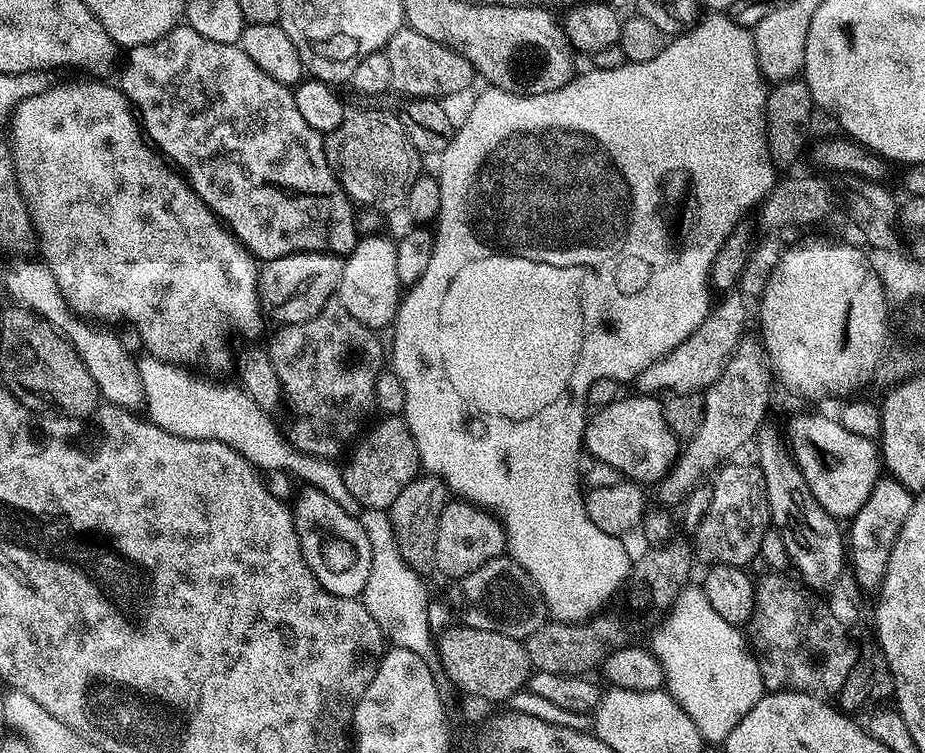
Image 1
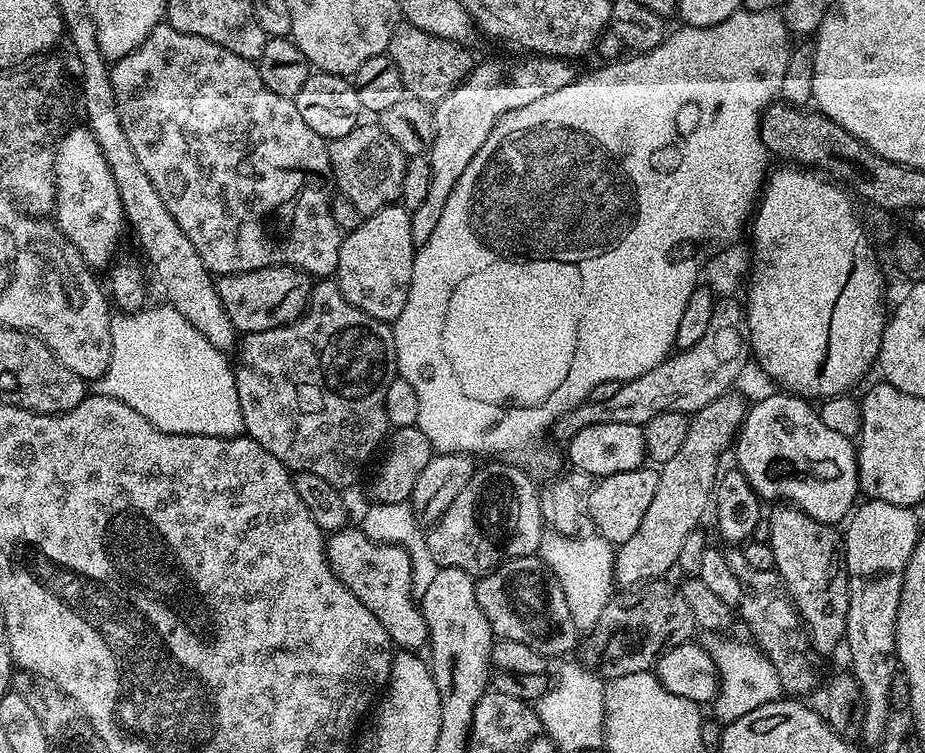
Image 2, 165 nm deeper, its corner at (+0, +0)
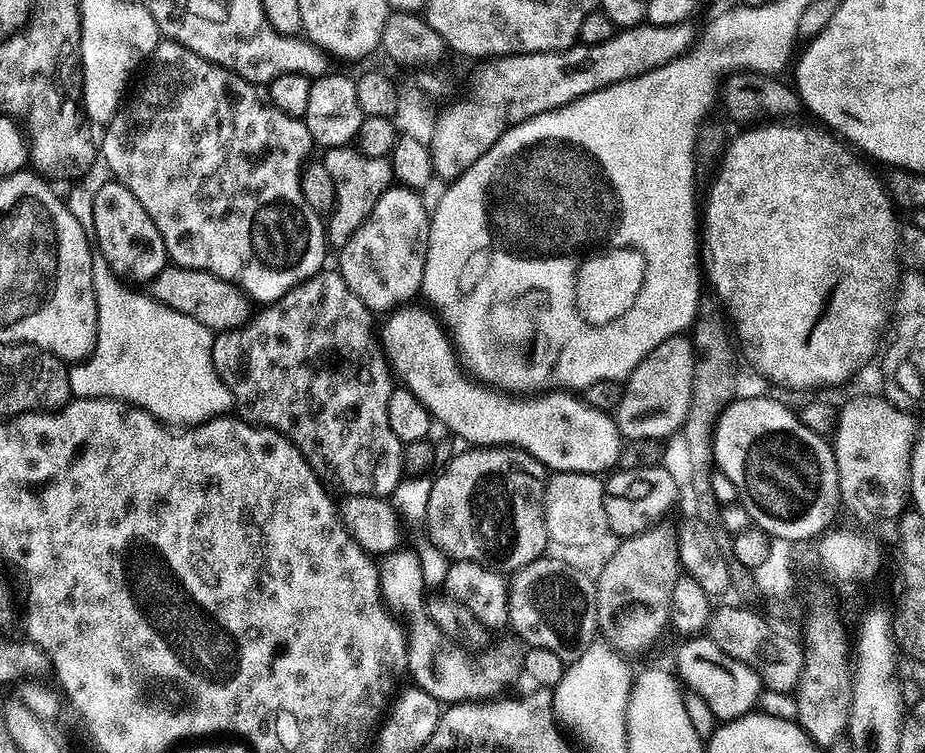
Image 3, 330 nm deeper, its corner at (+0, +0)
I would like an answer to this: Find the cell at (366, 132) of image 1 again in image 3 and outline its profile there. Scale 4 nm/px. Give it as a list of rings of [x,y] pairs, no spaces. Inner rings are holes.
[[[355,146],[330,148],[323,155],[322,162],[331,180],[334,181],[336,195],[336,205],[326,220],[326,235],[329,245],[339,250],[346,246],[354,230],[358,230],[358,226],[366,222],[370,210],[374,210],[374,205],[378,203],[378,198],[382,198],[387,188],[393,187],[392,162],[387,156],[372,158],[362,154]]]

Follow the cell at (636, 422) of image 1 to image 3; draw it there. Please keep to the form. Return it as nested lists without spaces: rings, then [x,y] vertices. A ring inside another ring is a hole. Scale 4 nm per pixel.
[[[401,306],[387,317],[388,320],[384,324],[384,329],[381,327],[378,332],[378,339],[383,347],[384,354],[388,358],[389,365],[394,369],[395,375],[400,376],[402,379],[403,387],[411,390],[416,397],[418,397],[425,406],[428,408],[428,413],[431,414],[433,421],[437,425],[445,424],[450,431],[456,436],[461,436],[465,440],[465,445],[468,446],[515,446],[521,448],[522,451],[531,454],[533,461],[537,465],[543,466],[545,469],[555,472],[586,472],[595,474],[604,474],[609,470],[615,469],[620,462],[620,452],[622,449],[622,435],[619,426],[616,424],[615,419],[609,413],[602,410],[594,410],[589,406],[579,395],[573,394],[568,390],[550,390],[545,394],[537,395],[533,398],[513,398],[511,395],[505,394],[495,387],[485,386],[483,383],[477,382],[475,379],[467,380],[464,377],[464,372],[459,368],[461,365],[458,363],[458,354],[454,349],[452,342],[446,335],[444,326],[440,323],[439,319],[427,307],[412,308],[416,306]]]

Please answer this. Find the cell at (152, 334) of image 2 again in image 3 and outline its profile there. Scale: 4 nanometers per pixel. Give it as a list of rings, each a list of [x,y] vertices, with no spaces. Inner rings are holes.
[[[99,251],[92,254],[92,277],[98,306],[98,334],[94,350],[83,362],[68,368],[72,396],[81,400],[121,400],[133,408],[141,408],[168,426],[204,424],[215,416],[227,416],[233,411],[232,395],[222,378],[214,370],[212,361],[211,328],[202,326],[194,318],[165,304],[159,304],[151,295],[144,296],[111,271],[106,258]]]

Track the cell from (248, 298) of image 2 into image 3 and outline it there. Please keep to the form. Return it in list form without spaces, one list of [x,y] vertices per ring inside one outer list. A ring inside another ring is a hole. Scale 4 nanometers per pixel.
[[[167,266],[150,281],[150,288],[152,299],[202,322],[213,333],[241,328],[254,312],[253,301],[238,285],[202,270]]]

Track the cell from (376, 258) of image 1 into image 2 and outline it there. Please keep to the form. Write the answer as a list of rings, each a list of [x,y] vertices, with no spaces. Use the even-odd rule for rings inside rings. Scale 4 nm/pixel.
[[[399,203],[389,204],[387,208],[371,213],[358,226],[358,230],[347,233],[340,241],[338,266],[334,273],[336,285],[342,294],[358,310],[370,314],[370,318],[395,322],[398,314],[402,314],[402,306],[408,301],[408,291],[414,270],[414,258],[418,248],[412,242],[412,213]]]

